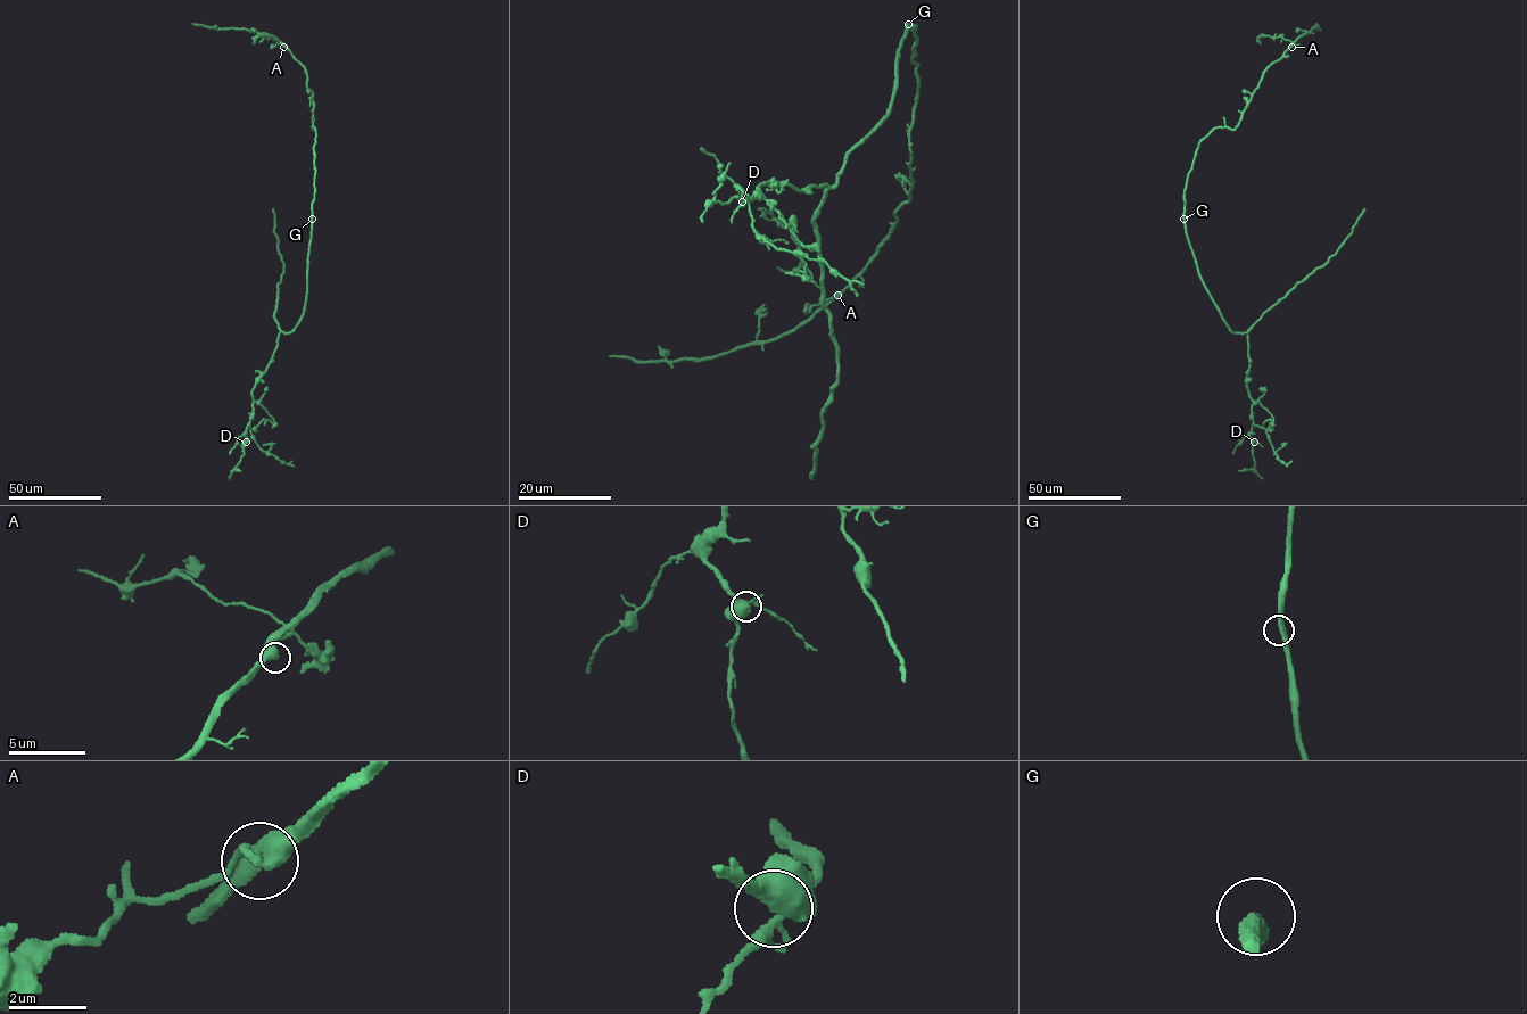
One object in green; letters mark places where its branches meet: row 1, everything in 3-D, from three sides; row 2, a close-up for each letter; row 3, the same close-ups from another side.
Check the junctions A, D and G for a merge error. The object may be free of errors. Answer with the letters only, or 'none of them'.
none of them

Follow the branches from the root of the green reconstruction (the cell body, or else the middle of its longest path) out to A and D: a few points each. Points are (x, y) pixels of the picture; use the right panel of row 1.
A: (1185, 219), (1185, 188), (1199, 142), (1215, 128), (1235, 129), (1263, 73), (1292, 46)
D: (1185, 219), (1198, 275), (1223, 320), (1234, 332), (1248, 331), (1247, 388), (1253, 402), (1249, 436), (1254, 442)

